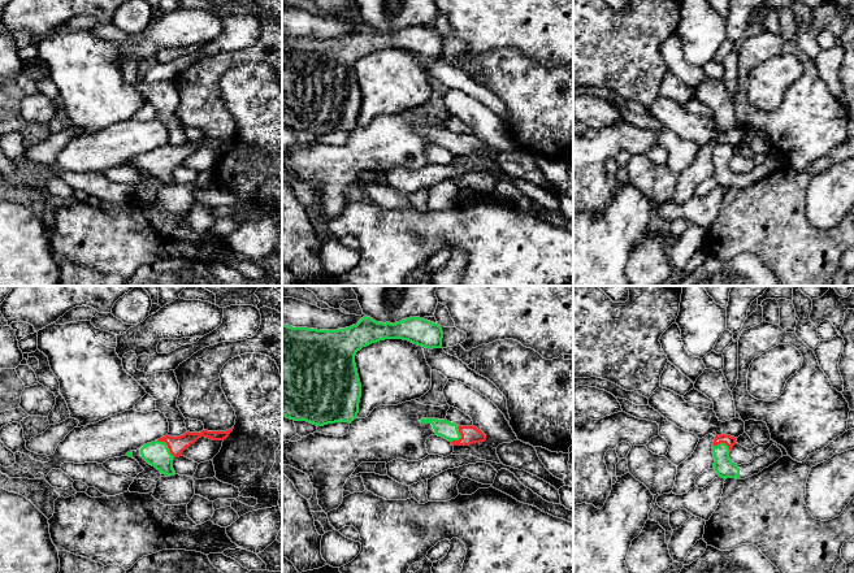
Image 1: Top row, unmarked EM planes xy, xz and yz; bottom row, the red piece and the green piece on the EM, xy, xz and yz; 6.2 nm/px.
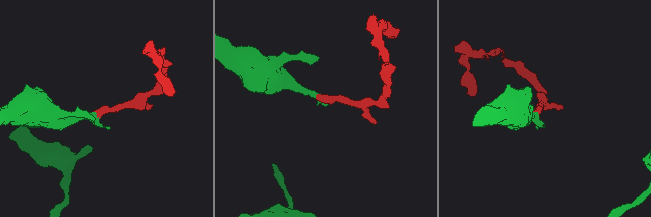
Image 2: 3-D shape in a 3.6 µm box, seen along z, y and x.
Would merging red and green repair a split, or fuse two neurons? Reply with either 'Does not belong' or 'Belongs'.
Belongs

